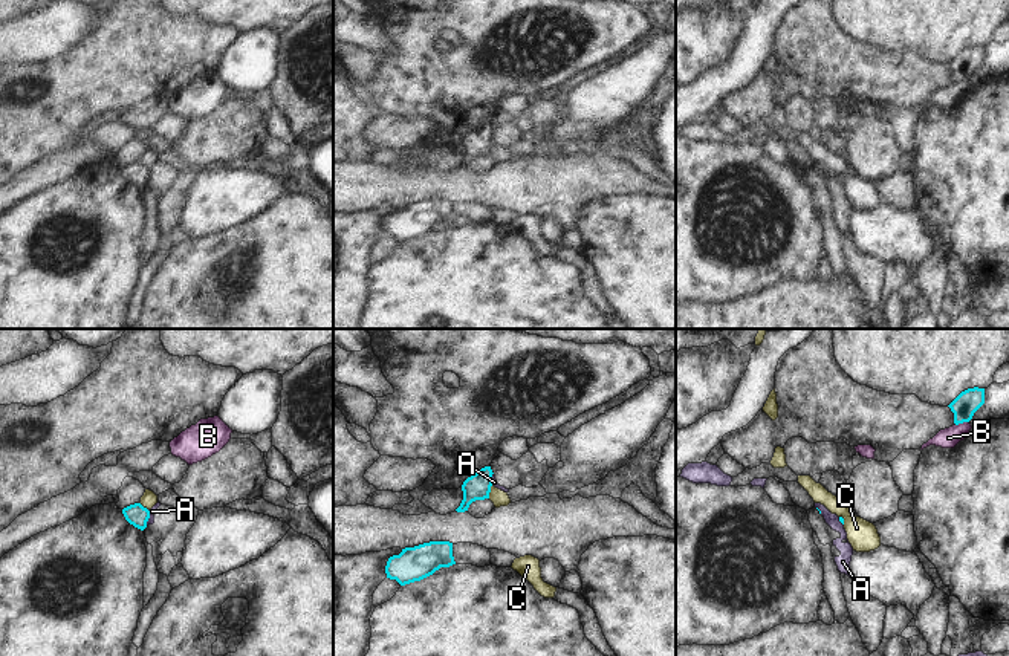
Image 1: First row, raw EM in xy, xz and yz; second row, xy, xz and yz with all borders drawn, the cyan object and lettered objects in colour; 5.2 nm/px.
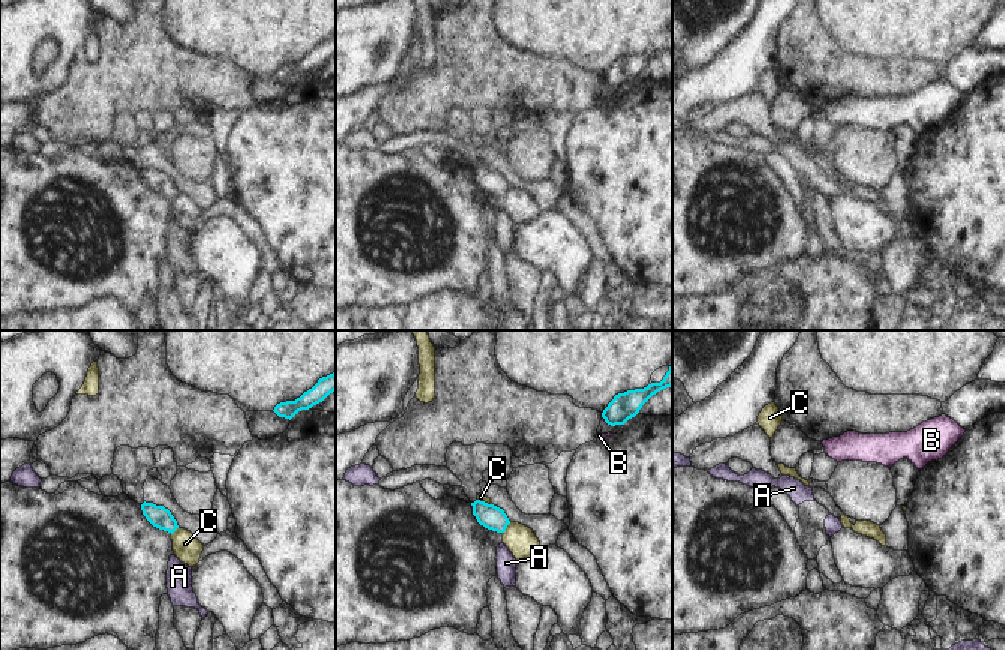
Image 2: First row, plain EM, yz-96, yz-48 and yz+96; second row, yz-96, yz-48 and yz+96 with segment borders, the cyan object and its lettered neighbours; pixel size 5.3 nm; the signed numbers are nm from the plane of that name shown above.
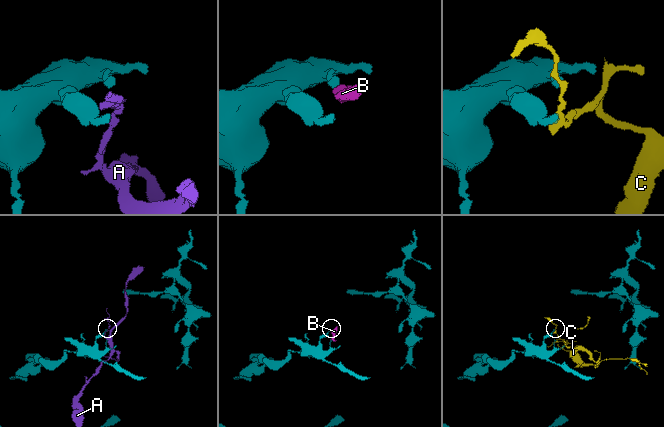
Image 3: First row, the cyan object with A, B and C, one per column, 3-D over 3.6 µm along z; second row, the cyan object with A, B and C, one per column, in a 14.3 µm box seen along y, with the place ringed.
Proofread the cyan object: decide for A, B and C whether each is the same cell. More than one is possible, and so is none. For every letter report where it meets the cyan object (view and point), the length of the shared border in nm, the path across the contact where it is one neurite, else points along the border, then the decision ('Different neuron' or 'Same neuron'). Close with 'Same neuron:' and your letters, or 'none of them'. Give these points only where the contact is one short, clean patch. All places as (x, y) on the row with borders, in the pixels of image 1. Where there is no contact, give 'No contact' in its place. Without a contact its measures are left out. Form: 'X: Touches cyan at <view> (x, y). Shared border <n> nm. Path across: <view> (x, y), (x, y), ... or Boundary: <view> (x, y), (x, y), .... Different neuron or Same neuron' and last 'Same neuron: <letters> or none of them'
A: Touches cyan at xy (149, 517). Shared border 90 nm. Boundary: xy (149, 509), (145, 525). Different neuron
B: Touches cyan at yz (960, 422). Shared border 80 nm. Boundary: yz (968, 421), (954, 424). Different neuron
C: Touches cyan at xz (489, 491). Shared border 80 nm. Boundary: xz (493, 485), (488, 497). Different neuron
Same neuron: none of them.

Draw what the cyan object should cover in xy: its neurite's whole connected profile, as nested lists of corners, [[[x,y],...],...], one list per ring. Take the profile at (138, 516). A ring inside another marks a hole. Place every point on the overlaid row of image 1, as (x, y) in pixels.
[[[141,503],[130,505],[122,509],[125,520],[135,528],[144,531],[147,528],[147,521],[150,518],[150,511],[144,508]]]

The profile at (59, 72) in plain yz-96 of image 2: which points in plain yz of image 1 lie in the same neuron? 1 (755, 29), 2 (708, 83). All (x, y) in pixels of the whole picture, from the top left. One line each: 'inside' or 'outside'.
1: outside
2: outside

